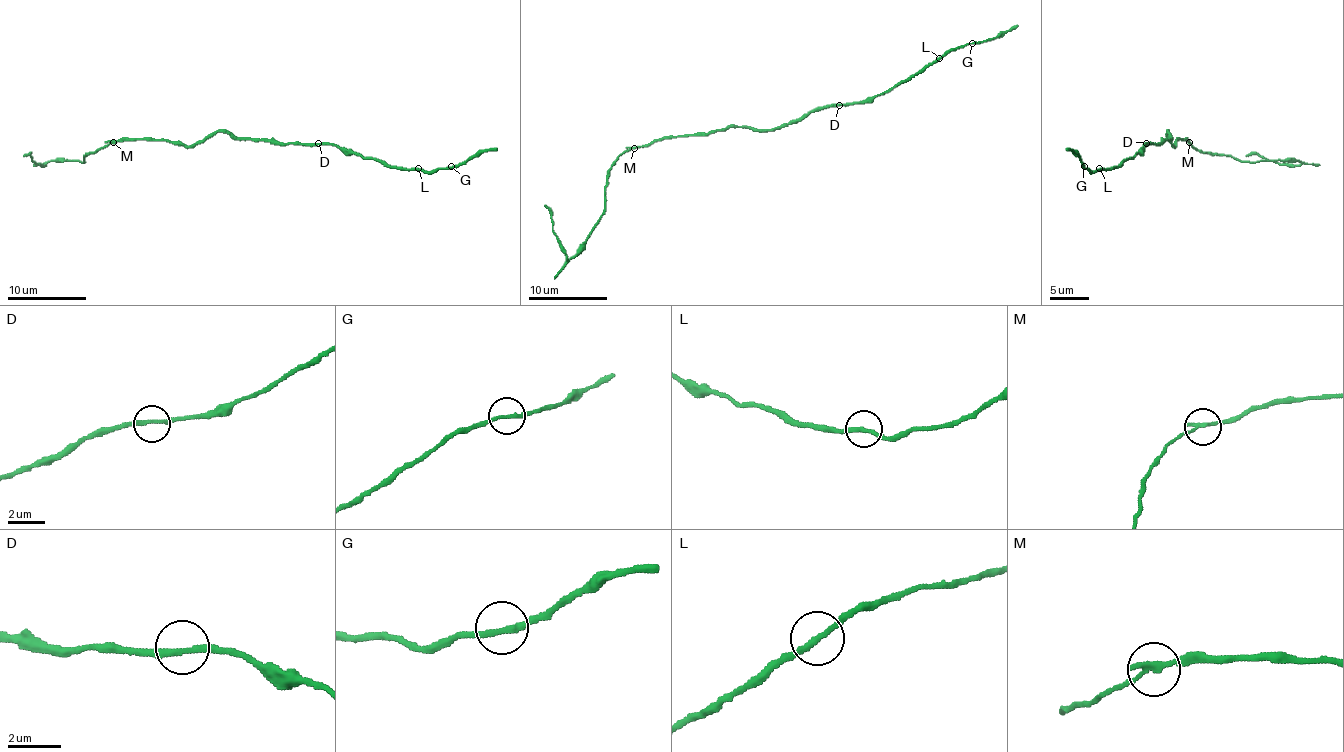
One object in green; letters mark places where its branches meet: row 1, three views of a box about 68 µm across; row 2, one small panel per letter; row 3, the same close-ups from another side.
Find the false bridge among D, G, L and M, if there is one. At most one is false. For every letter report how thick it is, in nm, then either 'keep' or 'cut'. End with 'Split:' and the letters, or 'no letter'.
D: 240 nm | keep
G: 200 nm | keep
L: 200 nm | keep
M: 200 nm | cut
Split: M

